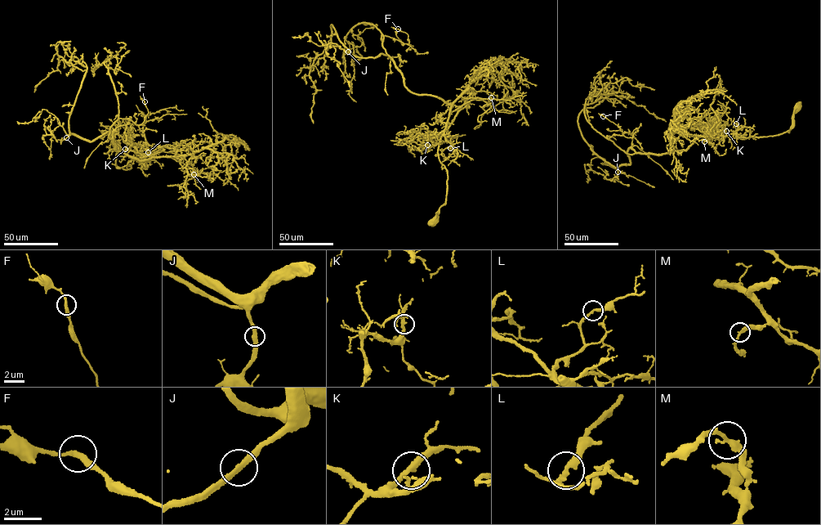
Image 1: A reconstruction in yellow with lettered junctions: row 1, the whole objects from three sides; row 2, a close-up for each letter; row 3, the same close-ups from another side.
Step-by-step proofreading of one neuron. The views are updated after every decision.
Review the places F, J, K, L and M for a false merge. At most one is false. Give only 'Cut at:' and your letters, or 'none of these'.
Cut at: none of these

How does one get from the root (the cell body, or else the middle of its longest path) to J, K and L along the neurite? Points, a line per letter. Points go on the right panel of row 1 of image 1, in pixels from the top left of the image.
J: (796, 108), (788, 131), (743, 139), (702, 135), (684, 150), (661, 154), (630, 148), (630, 163), (617, 172)
K: (796, 108), (789, 130), (780, 134), (743, 139), (718, 134), (726, 131)
L: (796, 108), (789, 130), (777, 135), (743, 139), (723, 136), (735, 132), (736, 123)

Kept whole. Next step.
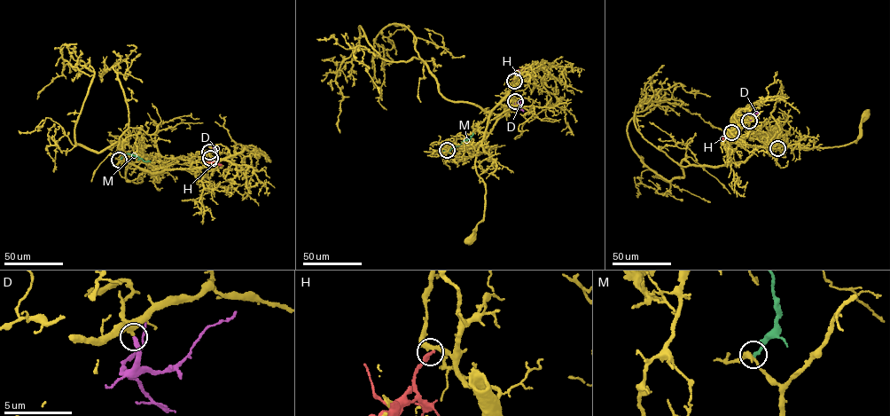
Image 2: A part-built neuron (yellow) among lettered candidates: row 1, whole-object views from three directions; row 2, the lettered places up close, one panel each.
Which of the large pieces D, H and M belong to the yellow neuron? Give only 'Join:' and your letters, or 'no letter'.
Join: D

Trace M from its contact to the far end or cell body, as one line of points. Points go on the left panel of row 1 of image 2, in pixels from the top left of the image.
M: (119, 160), (126, 153), (151, 161)

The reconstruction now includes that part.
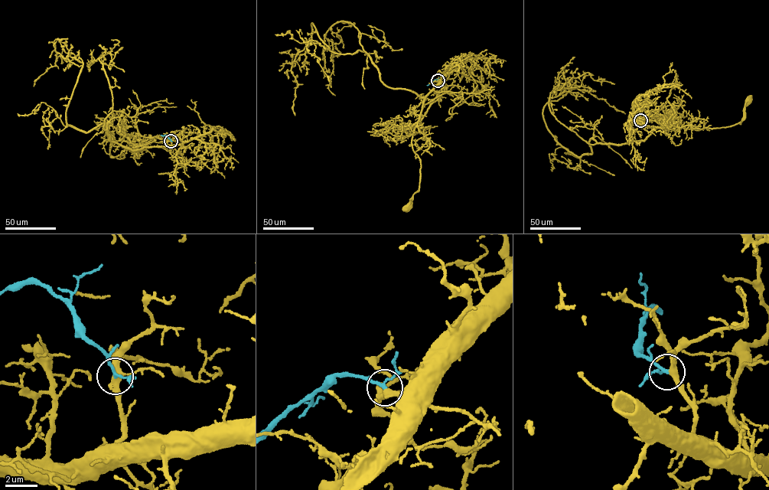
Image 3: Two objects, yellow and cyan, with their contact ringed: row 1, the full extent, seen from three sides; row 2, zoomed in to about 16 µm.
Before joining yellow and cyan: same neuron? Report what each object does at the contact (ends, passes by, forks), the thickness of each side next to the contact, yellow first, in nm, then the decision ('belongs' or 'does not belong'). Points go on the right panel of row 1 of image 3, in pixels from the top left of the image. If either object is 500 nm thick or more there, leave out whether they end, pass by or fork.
yellow forks | cyan passes by | 320/160 nm | belongs

